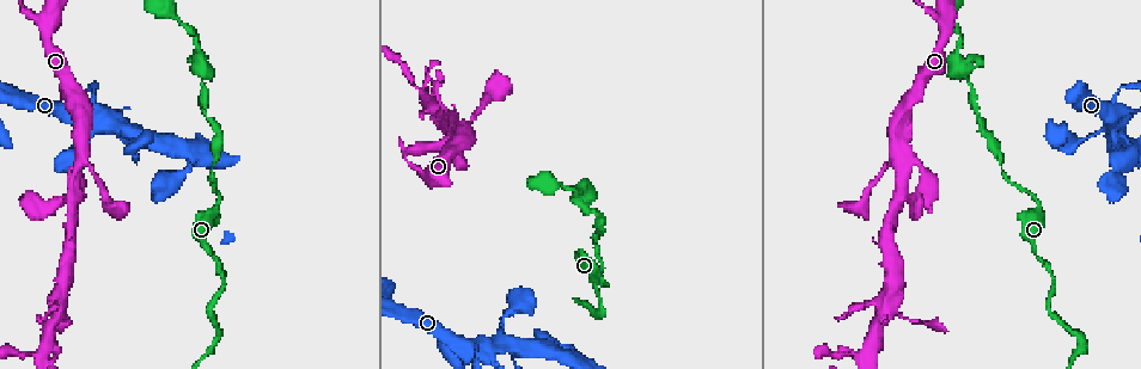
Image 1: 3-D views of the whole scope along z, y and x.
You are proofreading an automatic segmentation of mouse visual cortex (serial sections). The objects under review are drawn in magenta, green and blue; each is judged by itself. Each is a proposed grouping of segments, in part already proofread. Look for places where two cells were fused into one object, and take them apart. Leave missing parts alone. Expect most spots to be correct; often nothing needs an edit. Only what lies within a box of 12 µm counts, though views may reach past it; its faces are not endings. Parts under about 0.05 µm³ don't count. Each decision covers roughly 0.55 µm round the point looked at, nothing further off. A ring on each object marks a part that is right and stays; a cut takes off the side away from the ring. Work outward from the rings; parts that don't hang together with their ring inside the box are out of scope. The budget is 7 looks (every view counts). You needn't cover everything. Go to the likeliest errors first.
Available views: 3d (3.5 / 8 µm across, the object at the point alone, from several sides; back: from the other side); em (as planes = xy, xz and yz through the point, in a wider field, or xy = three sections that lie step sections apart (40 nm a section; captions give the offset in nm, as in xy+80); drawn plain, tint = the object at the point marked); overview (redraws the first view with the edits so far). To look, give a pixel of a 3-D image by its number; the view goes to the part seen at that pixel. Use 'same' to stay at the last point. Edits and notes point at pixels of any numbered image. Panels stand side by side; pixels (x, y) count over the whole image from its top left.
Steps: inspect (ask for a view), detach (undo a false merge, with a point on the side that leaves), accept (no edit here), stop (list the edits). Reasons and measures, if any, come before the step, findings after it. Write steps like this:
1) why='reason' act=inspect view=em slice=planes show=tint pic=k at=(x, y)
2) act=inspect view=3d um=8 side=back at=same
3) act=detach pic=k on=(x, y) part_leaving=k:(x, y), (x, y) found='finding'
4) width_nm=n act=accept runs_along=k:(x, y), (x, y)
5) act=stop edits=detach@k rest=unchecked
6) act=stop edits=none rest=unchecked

why='sharp bend' act=inspect view=3d um=8 side=back pic=1 at=(221, 198)

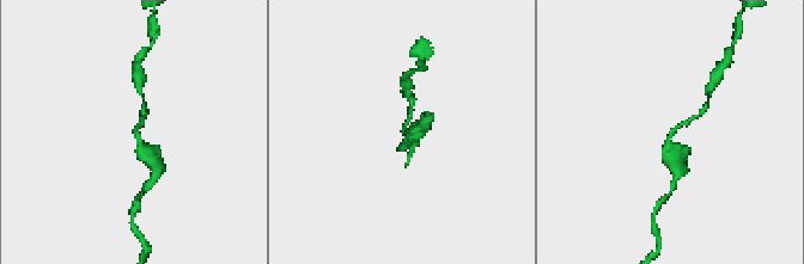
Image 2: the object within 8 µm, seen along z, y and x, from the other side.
why='closer look' act=inspect view=3d um=3.5 pic=2 at=(671, 129)

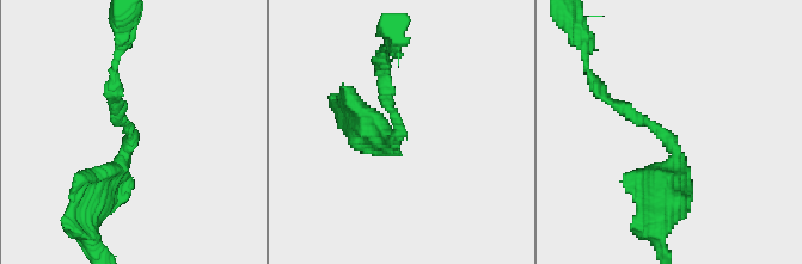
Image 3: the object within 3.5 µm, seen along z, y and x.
arm_widths_nm=150,300 why='shape alone is not enough' act=inspect view=em slice=xy step=1 show=tint pic=3 at=(130, 136)

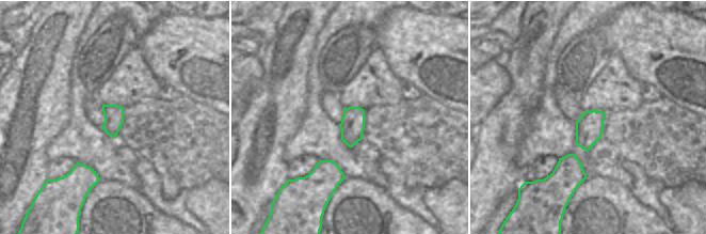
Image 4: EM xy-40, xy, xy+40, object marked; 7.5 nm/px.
act=accept runs_along=3:(671, 202), (671, 140), (606, 96) found='one cell here'

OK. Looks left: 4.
why='sharp bend' act=inspect view=3d um=3.5 pic=1 at=(484, 348)

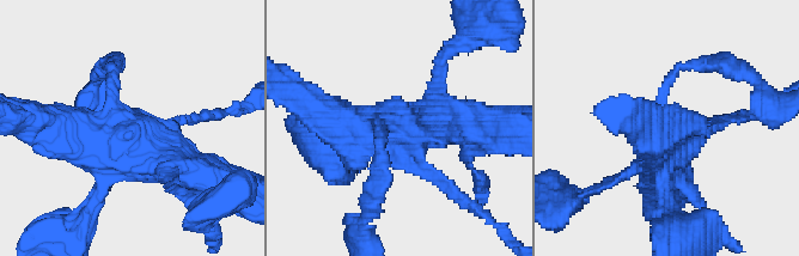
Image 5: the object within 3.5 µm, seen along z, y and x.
act=inspect view=em slice=xy step=3 show=plain pic=5 at=(396, 129)

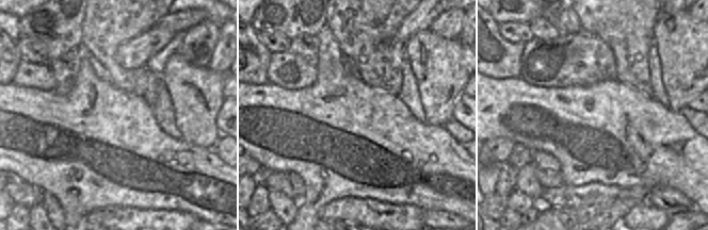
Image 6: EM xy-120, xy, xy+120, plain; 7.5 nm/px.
why='where the object lies' act=inspect view=em slice=xy step=3 show=tint at=same

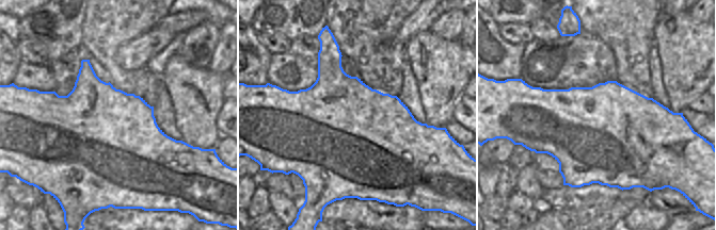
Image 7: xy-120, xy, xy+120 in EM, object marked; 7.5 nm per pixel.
act=accept runs_along=5:(36, 119), (124, 134), (180, 166) found='continuous, no second cell'

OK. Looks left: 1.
act=stop edits=none rest=unchecked

